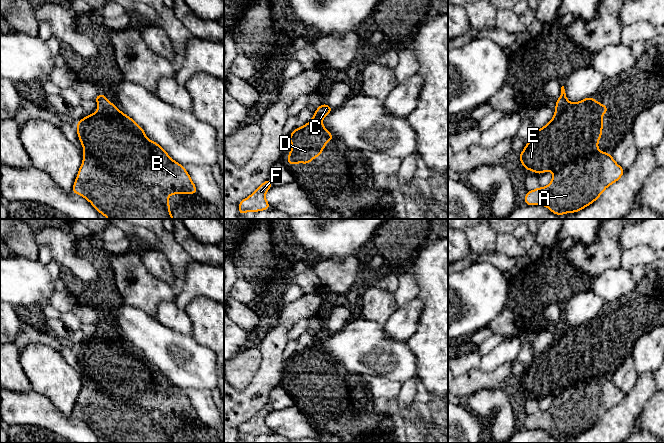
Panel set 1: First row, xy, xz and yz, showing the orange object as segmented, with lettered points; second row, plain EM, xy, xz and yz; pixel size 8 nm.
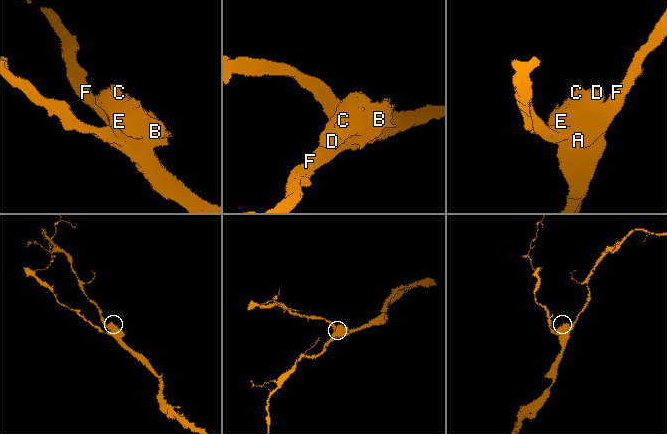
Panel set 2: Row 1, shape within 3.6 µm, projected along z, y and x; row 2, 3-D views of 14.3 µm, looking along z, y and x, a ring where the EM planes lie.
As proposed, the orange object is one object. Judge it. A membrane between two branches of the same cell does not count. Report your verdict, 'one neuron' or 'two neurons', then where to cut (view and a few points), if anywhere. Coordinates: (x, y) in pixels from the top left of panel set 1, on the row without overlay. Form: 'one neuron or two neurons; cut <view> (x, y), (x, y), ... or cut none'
one neuron; cut none

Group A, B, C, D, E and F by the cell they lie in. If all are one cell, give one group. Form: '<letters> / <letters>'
A B C D E F

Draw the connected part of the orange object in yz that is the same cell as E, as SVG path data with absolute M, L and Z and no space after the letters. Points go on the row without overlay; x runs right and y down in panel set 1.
M562 310L555 331L552 344L543 352L536 353L531 364L526 366L519 378L519 386L526 395L531 394L538 399L545 395L553 396L548 410L526 416L524 427L528 430L545 430L559 440L576 437L595 426L608 410L623 400L625 394L615 386L611 377L598 374L602 351L605 349L602 340L609 330L596 326L593 320L570 327Z

